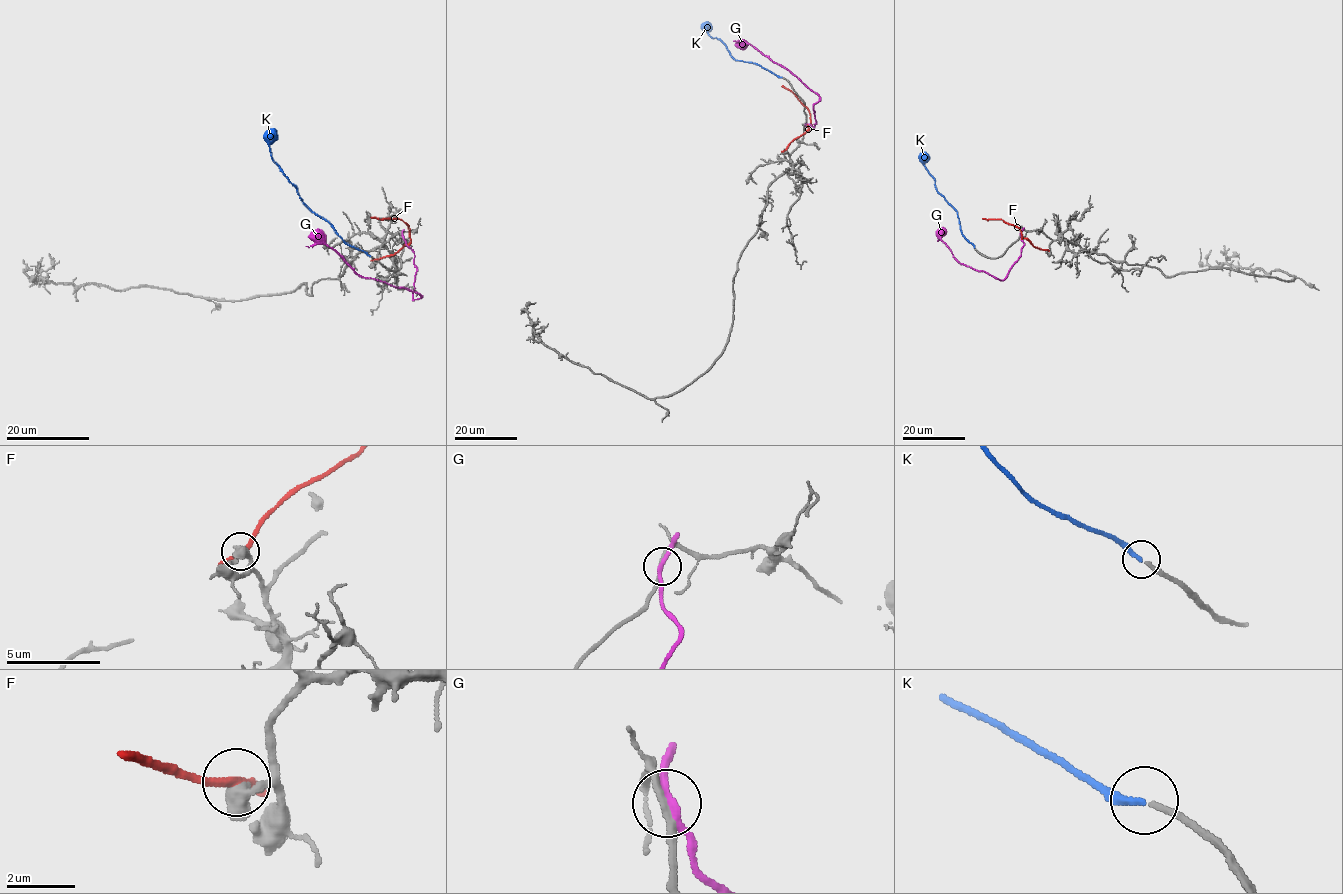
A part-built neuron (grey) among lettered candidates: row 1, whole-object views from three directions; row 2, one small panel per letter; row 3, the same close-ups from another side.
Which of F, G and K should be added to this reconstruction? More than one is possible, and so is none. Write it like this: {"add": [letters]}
{"add": ["K"]}

